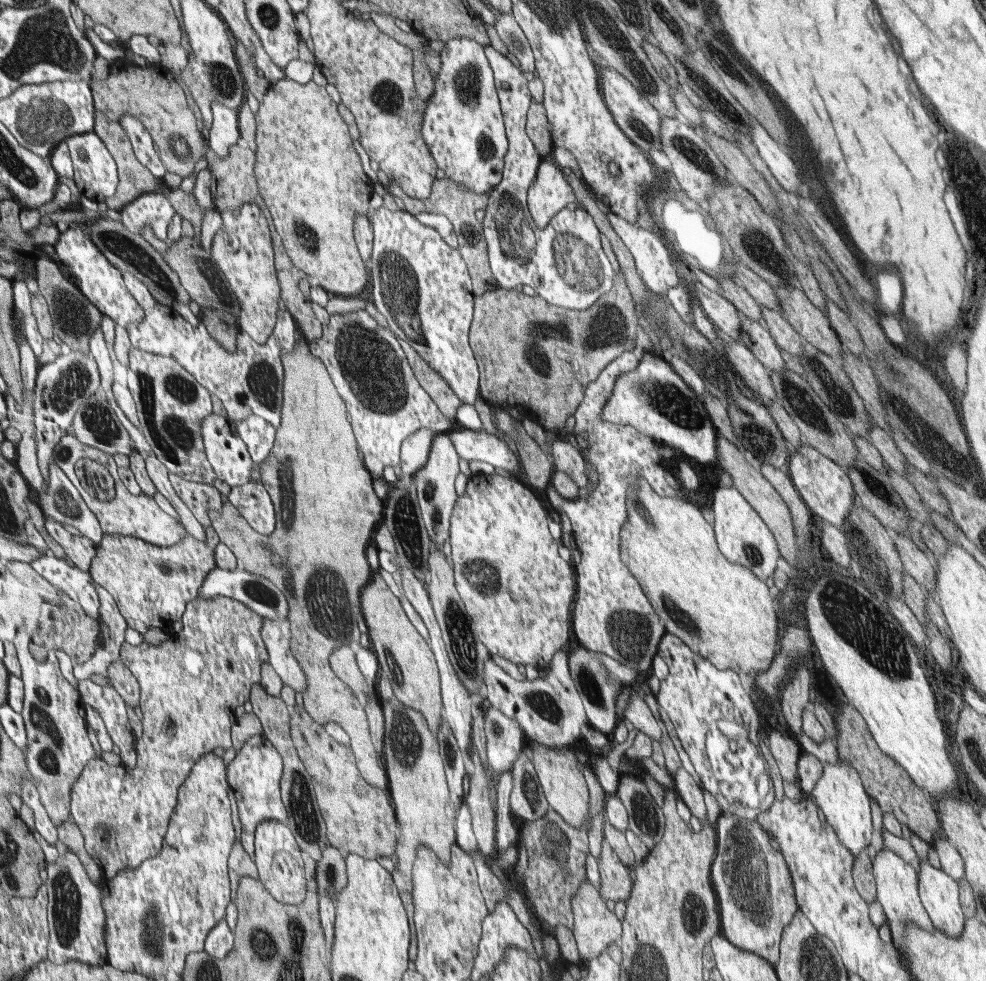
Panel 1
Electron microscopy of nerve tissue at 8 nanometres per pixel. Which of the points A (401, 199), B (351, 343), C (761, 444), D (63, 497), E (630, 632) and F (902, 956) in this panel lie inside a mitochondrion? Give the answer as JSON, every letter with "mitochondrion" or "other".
{"A":"other","B":"mitochondrion","C":"mitochondrion","D":"mitochondrion","E":"mitochondrion","F":"other"}

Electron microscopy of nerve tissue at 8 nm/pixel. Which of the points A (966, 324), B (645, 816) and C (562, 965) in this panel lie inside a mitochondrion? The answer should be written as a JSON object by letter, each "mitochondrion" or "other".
{"A":"other","B":"mitochondrion","C":"other"}

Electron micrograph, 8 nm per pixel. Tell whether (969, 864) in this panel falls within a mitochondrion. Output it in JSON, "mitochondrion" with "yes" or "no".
{"mitochondrion":"no"}

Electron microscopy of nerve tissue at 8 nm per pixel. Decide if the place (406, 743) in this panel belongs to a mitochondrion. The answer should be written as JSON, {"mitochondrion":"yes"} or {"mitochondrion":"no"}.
{"mitochondrion":"yes"}

